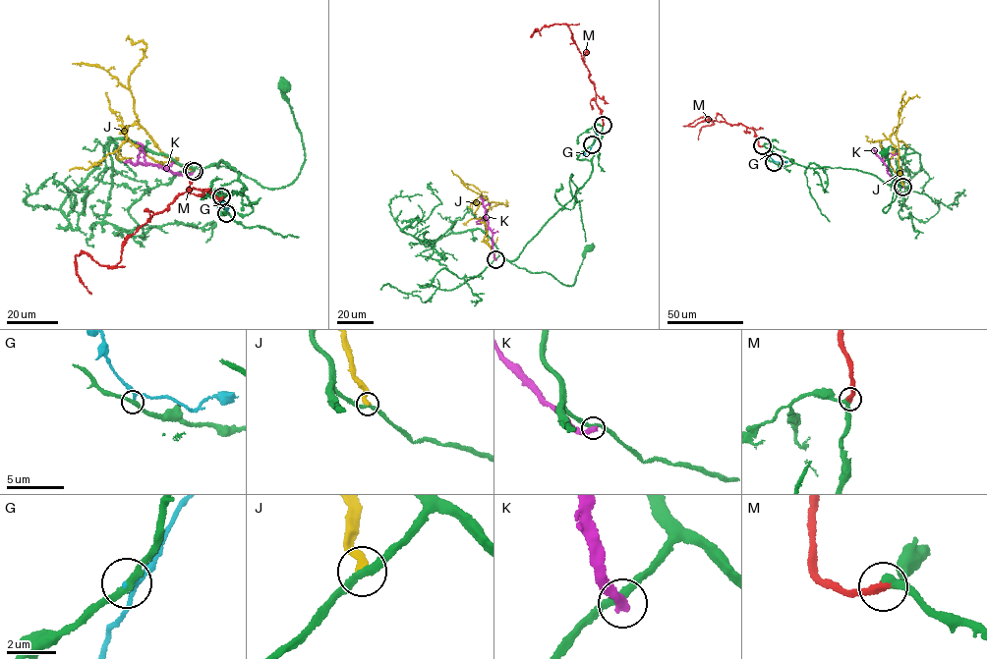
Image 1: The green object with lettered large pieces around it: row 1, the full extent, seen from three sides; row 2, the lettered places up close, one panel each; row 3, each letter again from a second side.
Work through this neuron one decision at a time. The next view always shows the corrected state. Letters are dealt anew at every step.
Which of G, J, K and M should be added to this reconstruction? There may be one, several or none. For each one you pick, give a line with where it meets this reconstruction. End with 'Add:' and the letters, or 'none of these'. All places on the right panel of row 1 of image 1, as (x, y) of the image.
M: meets green at (762, 145)
Add: M

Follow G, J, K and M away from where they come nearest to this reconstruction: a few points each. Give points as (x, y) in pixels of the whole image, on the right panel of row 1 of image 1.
G: (774, 162), (787, 161)
J: (903, 186), (897, 132), (901, 108), (909, 97), (919, 97)
K: (902, 187), (892, 178), (883, 160), (887, 154), (899, 152)
M: (762, 145), (753, 129), (739, 123), (689, 125), (705, 116), (713, 123), (701, 128), (698, 139)

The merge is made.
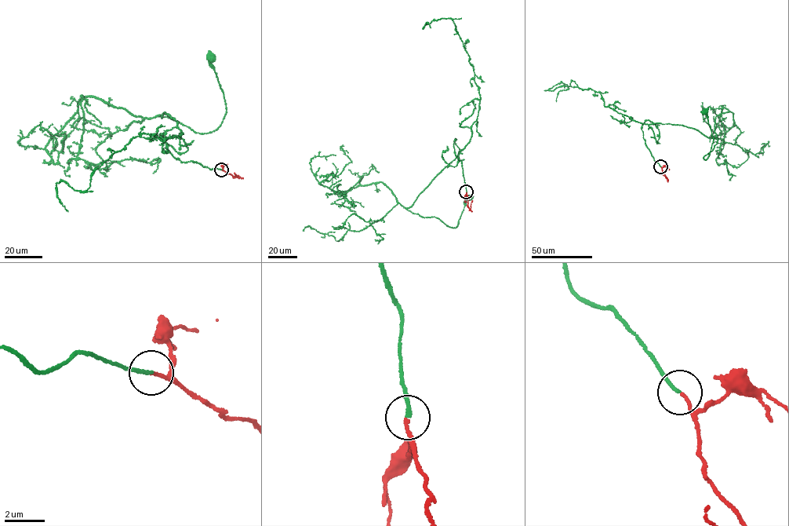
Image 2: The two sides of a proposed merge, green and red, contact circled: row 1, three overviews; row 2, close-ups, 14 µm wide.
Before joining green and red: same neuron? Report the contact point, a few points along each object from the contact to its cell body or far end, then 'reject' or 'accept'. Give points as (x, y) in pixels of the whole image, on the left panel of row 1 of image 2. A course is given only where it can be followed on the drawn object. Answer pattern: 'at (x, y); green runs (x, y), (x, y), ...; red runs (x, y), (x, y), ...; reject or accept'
at (221, 169); green runs (220, 169), (175, 158), (165, 134), (178, 122), (158, 116), (202, 134), (219, 127), (226, 108), (212, 57); red runs (220, 169), (238, 176), (234, 173); accept

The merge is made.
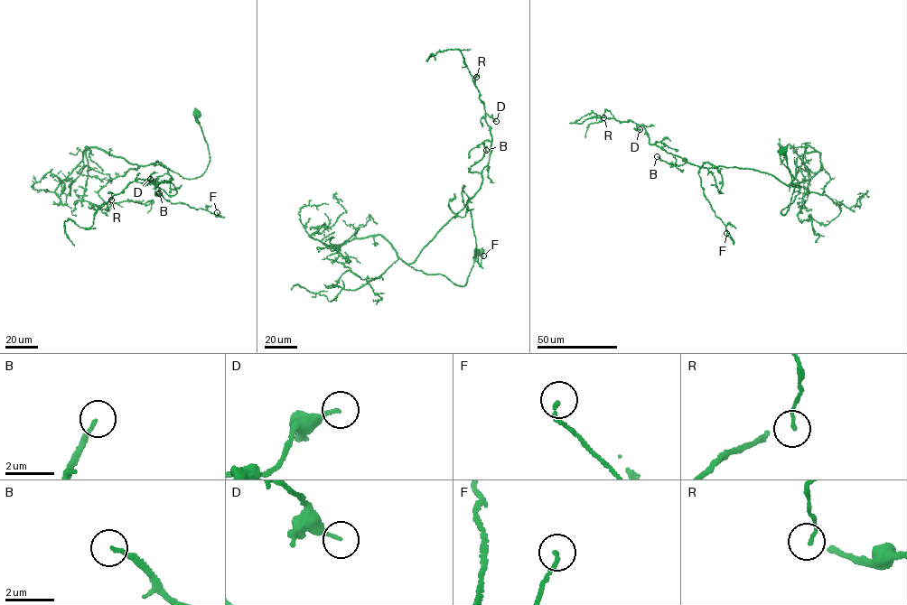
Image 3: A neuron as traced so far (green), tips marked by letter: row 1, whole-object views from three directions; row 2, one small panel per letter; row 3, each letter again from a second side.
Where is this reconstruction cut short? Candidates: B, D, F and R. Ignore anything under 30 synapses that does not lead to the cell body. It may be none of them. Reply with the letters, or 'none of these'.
B

